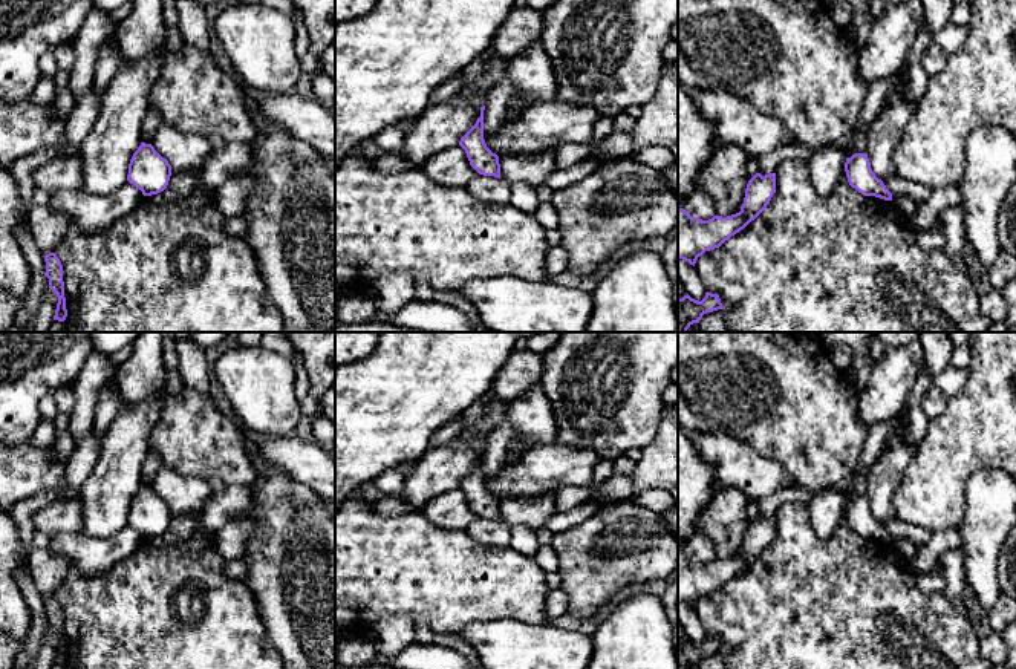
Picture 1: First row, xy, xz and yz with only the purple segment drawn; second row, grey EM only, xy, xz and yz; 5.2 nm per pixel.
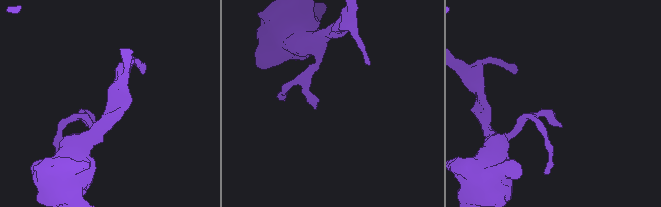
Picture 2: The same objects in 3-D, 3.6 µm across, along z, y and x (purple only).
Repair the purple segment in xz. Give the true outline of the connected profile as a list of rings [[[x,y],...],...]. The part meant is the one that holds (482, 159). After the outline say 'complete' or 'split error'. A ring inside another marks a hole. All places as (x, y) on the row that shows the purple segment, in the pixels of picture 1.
[[[484,110],[476,124],[461,138],[459,145],[465,150],[470,165],[484,176],[500,178],[499,156],[493,153],[484,139]]]; complete

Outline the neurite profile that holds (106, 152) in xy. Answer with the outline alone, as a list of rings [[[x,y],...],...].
[[[162,47],[121,64],[104,95],[99,115],[78,145],[83,190],[107,196],[127,181],[129,164],[142,142],[148,95],[162,64]]]

